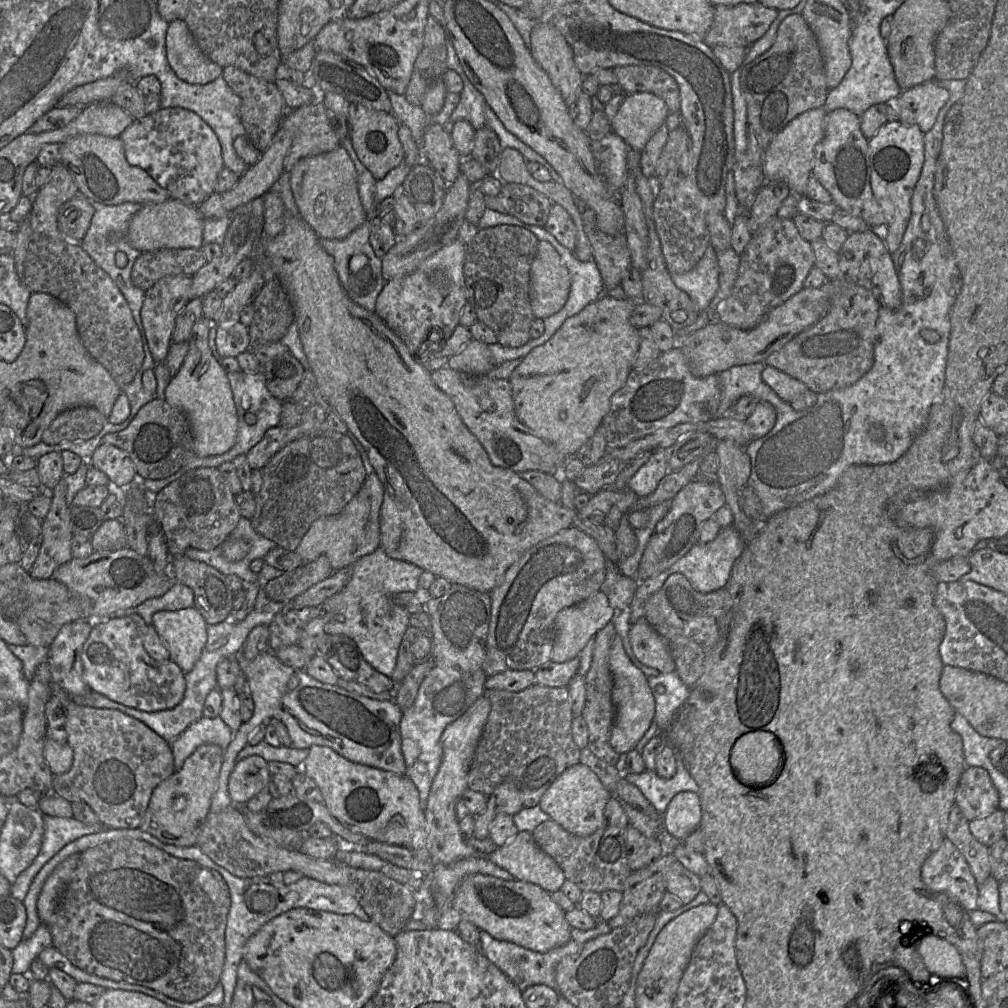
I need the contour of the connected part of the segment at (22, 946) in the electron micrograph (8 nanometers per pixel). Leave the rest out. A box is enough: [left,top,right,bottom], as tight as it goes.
[12,923,53,976]

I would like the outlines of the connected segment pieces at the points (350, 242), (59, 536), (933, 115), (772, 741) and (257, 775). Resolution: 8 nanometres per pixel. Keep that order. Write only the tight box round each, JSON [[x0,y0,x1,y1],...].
[[320,219,386,311],[29,477,73,579],[894,80,949,133],[730,730,780,786],[228,755,269,806]]

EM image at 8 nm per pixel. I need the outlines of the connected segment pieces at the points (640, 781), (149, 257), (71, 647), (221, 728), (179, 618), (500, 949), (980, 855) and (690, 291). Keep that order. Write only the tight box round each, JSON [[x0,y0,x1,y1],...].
[[624,755,699,814],[131,248,206,292],[49,619,94,697],[171,716,234,772],[152,607,207,673],[479,920,611,992],[945,805,991,884],[670,245,719,312]]

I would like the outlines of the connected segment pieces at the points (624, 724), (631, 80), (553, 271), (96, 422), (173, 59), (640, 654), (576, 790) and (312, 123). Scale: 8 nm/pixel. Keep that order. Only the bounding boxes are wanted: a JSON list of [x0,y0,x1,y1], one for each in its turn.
[[609,633,655,754],[614,65,680,114],[530,241,571,319],[42,406,107,445],[165,19,223,84],[629,616,675,673],[539,763,611,836],[282,101,340,173]]

